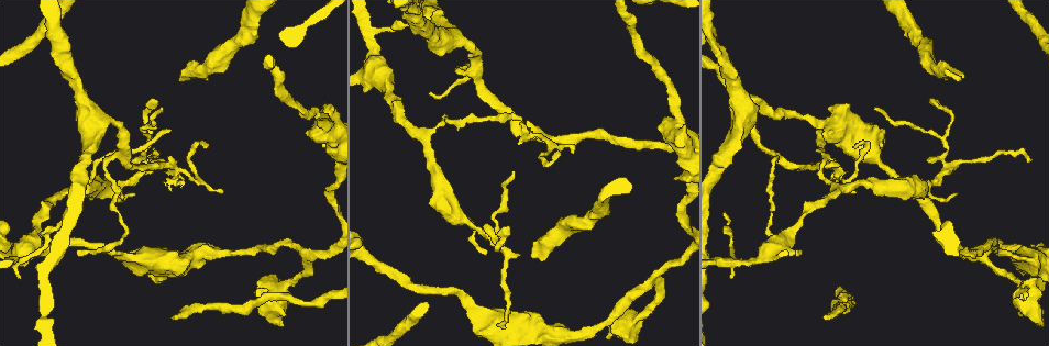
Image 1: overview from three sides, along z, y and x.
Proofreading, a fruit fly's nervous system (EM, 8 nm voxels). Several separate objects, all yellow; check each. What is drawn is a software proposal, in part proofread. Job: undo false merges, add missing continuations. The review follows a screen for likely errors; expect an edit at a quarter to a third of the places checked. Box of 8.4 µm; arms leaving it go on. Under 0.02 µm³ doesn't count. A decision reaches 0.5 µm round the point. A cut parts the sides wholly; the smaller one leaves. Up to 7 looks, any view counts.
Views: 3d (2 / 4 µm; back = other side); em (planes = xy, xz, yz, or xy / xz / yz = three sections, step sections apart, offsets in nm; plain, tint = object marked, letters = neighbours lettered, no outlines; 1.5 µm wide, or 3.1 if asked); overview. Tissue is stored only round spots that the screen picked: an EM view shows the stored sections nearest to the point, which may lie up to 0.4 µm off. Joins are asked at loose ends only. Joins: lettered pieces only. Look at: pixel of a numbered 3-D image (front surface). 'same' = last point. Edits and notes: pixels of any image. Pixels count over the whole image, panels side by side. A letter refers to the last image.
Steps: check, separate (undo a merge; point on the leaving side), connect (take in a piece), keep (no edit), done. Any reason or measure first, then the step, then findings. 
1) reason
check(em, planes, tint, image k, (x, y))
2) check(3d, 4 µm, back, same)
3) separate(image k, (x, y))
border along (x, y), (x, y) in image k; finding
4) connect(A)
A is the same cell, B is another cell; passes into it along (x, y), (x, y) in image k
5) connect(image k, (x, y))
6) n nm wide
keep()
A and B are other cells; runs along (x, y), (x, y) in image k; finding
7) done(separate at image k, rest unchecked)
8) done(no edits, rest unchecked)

free end
check(3d, 2 µm, image 1, (180, 78))

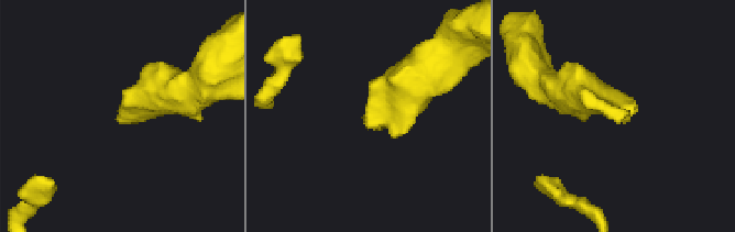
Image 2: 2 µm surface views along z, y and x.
need the tissue
check(em, planes, letters, image 2, (622, 116))

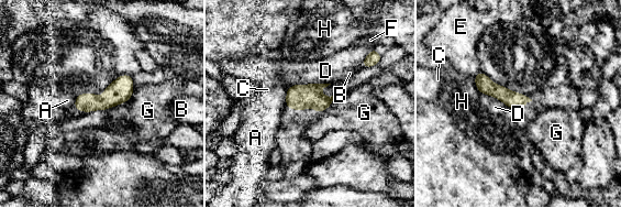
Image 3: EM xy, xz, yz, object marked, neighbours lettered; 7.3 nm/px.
keep()
A, B, C, D, E, F, G and H are other cells; border along (133, 89), (125, 101), (106, 109) in image 3; no lettered piece goes on from it

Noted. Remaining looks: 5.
thin end
check(3d, 4 µm, image 1, (796, 249))

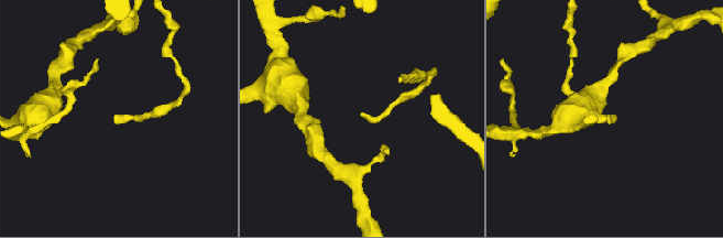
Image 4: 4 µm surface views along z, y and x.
shape alone is not enough
check(em, planes, plain, image 4, (362, 113))

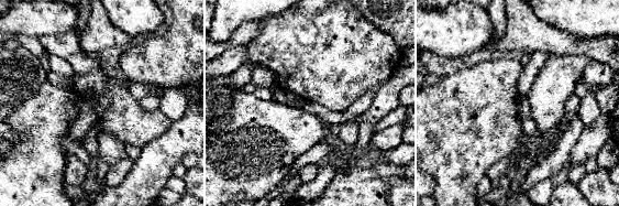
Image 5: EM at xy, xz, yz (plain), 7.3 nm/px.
check(em, planes, letters, same)

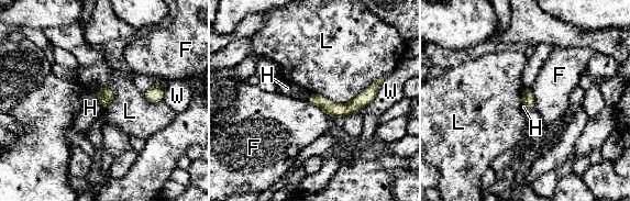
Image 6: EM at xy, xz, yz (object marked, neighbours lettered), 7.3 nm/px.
90 nm wide
keep()
F, H, L and W are other cells; runs along (377, 84), (349, 108), (311, 99) in image 6; none of them fits

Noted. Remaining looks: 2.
branch stops here
check(3d, 2 µm, image 1, (174, 317))

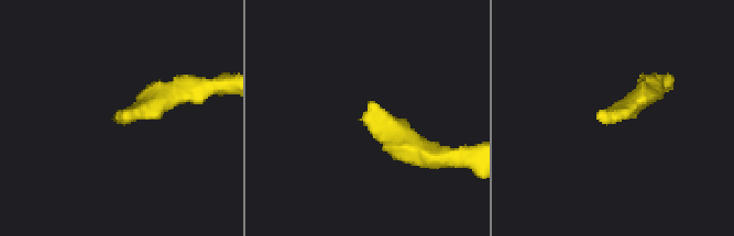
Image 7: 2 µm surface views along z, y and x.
check(em, planes, letters, image 7, (599, 119))

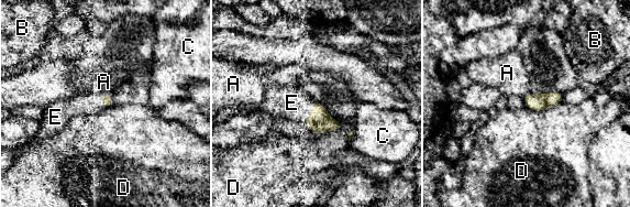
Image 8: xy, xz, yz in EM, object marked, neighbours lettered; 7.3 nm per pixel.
connect(E)
E is the same cell, A, B, C and D are other cells; the neuron continues

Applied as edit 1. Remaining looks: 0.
done(connect at image 8, rest unchecked)

